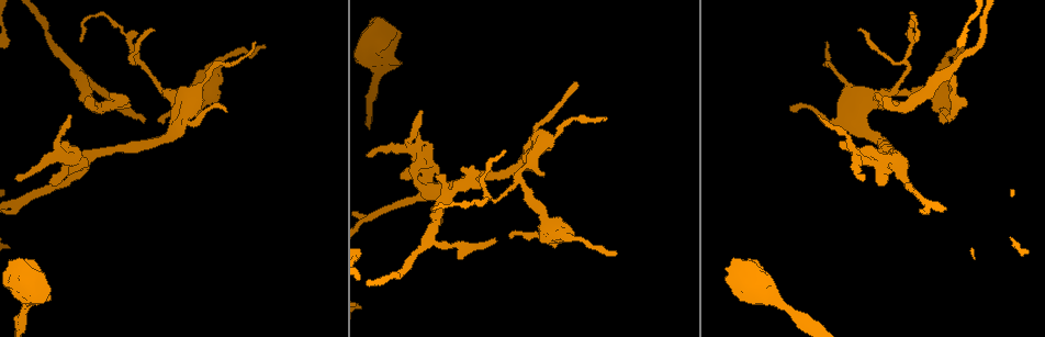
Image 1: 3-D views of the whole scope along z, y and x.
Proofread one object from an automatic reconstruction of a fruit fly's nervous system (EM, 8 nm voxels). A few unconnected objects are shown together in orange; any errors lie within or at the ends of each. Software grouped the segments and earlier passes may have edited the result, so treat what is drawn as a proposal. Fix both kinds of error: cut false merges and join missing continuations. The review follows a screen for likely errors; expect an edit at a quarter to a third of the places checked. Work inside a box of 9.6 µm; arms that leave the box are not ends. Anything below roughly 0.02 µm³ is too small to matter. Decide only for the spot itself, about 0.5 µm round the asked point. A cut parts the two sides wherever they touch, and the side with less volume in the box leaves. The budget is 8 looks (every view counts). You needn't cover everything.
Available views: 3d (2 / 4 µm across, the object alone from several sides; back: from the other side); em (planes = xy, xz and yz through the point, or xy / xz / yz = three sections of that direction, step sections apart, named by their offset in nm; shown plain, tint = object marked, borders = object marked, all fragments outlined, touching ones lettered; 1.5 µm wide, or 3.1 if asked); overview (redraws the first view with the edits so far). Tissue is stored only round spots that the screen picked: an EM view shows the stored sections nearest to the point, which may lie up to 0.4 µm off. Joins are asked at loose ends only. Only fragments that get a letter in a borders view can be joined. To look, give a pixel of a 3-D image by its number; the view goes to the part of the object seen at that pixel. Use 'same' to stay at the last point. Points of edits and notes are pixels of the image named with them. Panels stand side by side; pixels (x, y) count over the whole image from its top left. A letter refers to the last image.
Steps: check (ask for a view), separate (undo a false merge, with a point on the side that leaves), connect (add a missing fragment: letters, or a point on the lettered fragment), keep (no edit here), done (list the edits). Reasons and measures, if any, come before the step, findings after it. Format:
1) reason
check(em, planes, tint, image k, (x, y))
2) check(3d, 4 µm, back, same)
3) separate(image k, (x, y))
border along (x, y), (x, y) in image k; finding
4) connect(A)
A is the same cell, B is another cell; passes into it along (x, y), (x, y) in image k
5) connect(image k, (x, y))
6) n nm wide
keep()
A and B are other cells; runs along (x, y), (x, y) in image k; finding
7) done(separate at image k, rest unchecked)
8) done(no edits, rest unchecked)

check(3d, 4 µm, image 1, (254, 43))

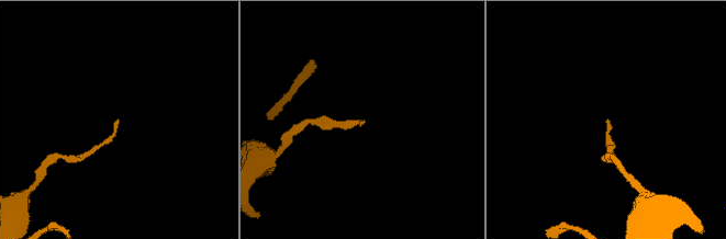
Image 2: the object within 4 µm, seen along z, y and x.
need the tissue
check(em, planes, borders, image 2, (606, 119))

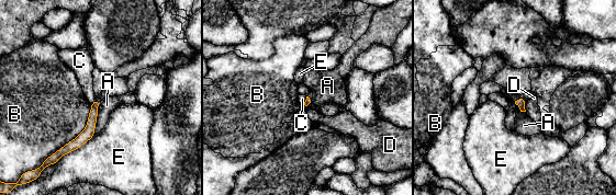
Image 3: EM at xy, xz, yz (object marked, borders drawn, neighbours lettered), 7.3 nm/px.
B touches over 500 nm
keep()
A, B, C, D and E are other cells; runs along (96, 103), (89, 130), (59, 152) in image 3; none of them fits

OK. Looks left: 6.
an open end
check(3d, 4 µm, image 1, (613, 253))

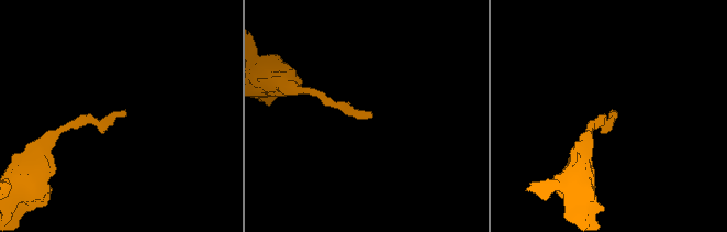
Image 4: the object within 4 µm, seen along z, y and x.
need the tissue
check(em, xy, step 8, borders, image 4, (372, 116))

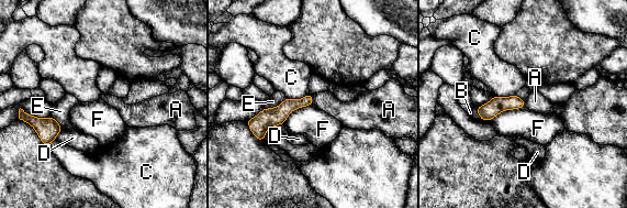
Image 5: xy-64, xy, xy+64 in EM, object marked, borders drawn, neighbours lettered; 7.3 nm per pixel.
keep()
A, B, C, D, E and F are other cells; border along (312, 95), (313, 104) in image 5; none of them fits

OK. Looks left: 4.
free end
check(3d, 2 µm, back, image 1, (438, 175))

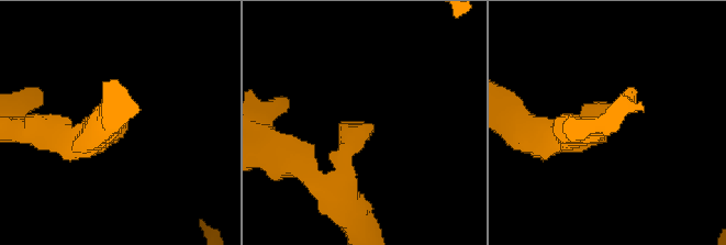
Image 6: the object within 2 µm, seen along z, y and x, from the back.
now the EM
check(em, xz, step 8, borders, image 6, (360, 121))

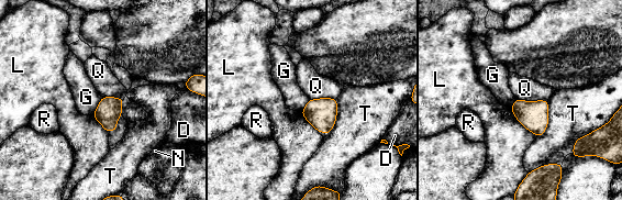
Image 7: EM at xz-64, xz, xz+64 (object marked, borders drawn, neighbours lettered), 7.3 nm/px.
check(em, planes, borders, same)

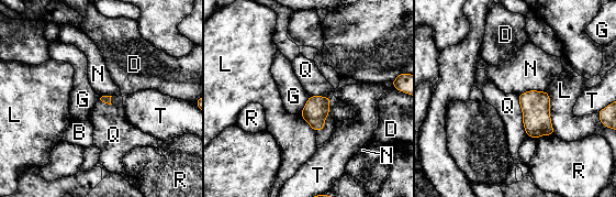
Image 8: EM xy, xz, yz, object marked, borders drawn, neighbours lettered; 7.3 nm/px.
L touches over 320 nm
keep()
B, D, G, L, N, Q, R and T are other cells; none of them fits

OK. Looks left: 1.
done(no edits, rest unchecked)

